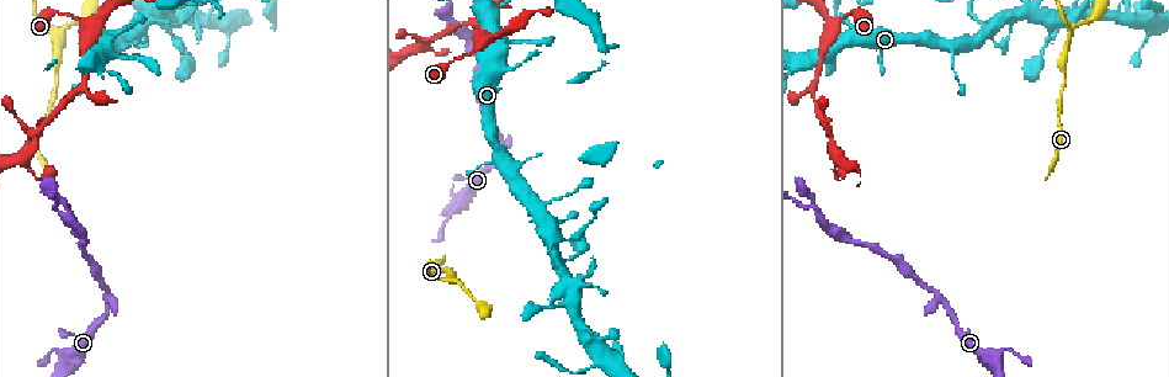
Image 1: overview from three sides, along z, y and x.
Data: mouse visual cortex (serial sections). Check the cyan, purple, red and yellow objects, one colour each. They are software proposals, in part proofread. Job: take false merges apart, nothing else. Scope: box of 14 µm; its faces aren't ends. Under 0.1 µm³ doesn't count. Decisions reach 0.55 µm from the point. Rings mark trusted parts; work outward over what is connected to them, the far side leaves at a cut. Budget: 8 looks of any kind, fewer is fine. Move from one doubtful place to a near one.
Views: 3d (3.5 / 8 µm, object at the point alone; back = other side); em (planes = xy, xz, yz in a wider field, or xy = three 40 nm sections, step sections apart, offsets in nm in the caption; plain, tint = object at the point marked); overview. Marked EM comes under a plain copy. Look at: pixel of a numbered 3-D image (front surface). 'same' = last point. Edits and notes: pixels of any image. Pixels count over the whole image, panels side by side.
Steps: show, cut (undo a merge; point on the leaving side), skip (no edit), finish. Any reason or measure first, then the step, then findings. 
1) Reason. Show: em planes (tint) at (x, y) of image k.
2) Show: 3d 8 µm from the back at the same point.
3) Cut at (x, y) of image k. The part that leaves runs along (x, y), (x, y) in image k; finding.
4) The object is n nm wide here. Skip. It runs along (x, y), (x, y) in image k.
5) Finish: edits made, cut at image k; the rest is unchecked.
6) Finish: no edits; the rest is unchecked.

Show: 3d 3.5 µm at (821, 217) of image 1.

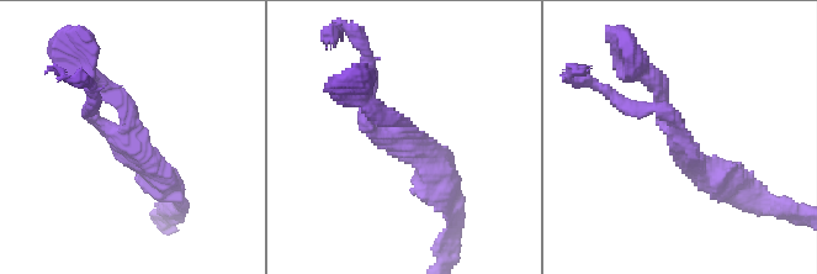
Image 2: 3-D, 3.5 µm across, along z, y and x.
Show: em xy step 5 (tint) at (116, 141) of image 2.

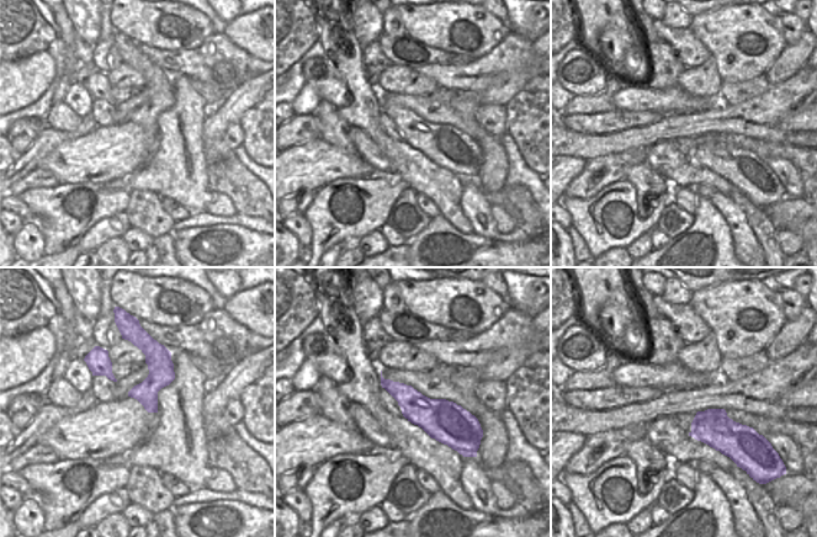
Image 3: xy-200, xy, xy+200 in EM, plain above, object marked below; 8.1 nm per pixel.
3 arms meet here. Skip. It runs along (166, 184), (94, 78) in image 2; one cell here.

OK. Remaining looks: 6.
Narrows sharply. Show: 3d 3.5 µm at (84, 24) of image 1.

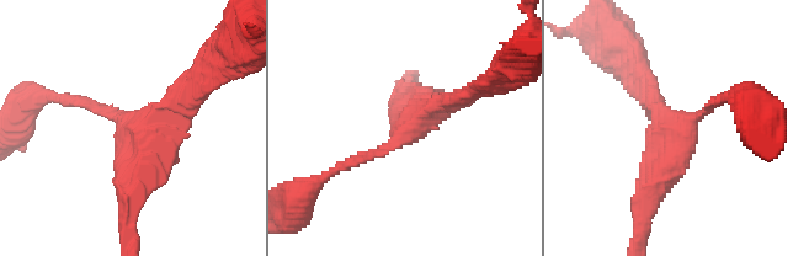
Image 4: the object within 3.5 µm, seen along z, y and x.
Need the tissue. Show: em planes (tint) at (132, 133) of image 4.

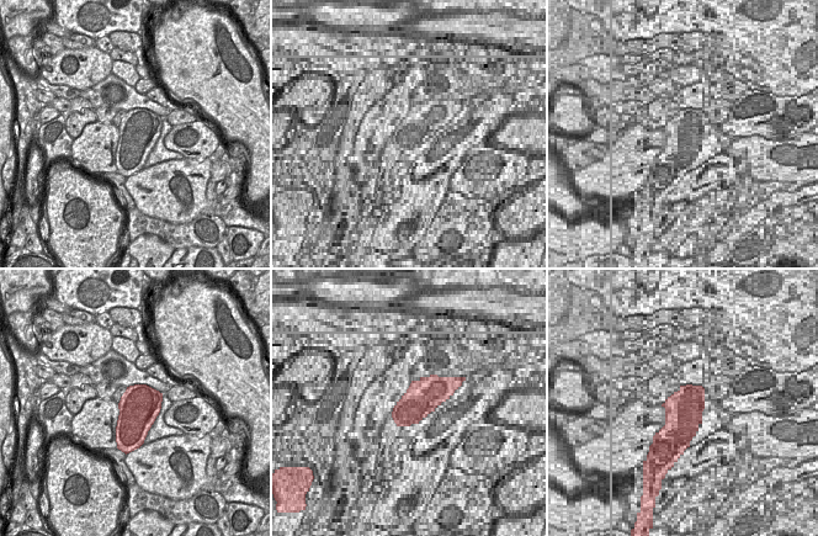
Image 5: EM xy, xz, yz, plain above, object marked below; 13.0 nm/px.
Skip. It runs along (719, 102), (677, 136), (647, 204) in image 4; one cell here.

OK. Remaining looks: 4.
Three-way junction. Show: 3d 3.5 µm at (1067, 42) of image 1.

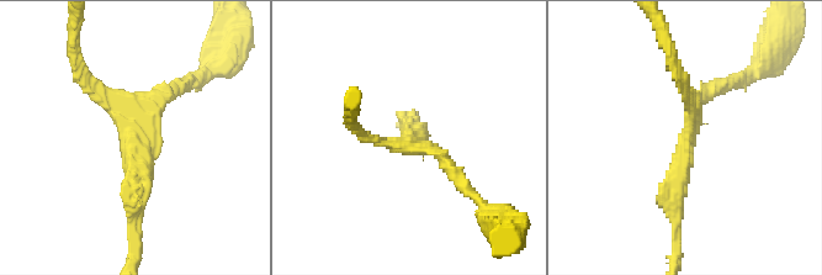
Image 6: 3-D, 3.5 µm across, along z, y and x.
3 arms meet here; the arms are 150, 150, 300 nm wide; shape alone is not enough. Show: em xy step 3 (tint) at (408, 139) of image 6.

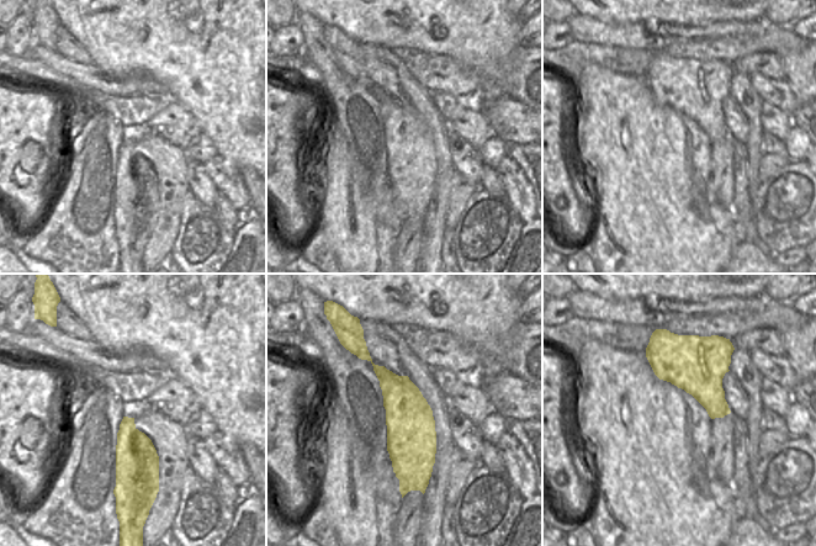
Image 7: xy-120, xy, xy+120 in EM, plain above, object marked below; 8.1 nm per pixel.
Another direction. Show: em xy step 1 (tint) at the same point.

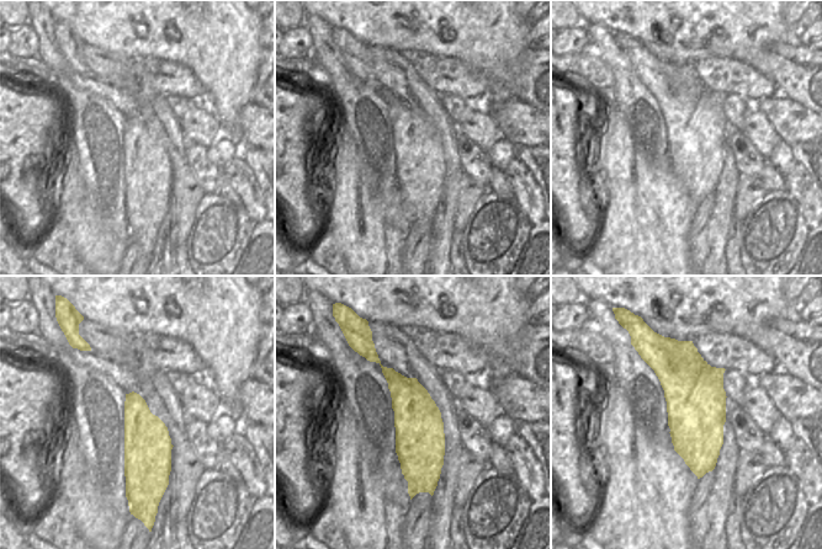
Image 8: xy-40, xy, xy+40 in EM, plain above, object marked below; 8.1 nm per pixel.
The object is 400 nm wide here. Skip. It runs along (131, 216), (131, 136), (180, 86) in image 6; one cell here.

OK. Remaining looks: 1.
Finish: no edits; the rest is unchecked.

